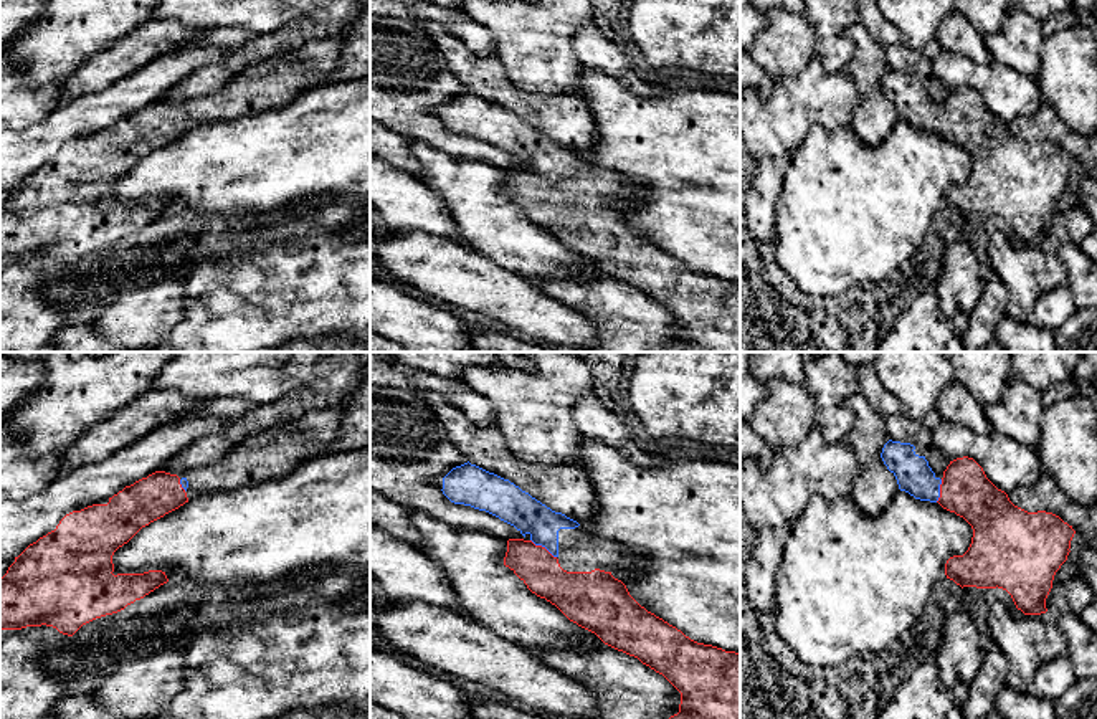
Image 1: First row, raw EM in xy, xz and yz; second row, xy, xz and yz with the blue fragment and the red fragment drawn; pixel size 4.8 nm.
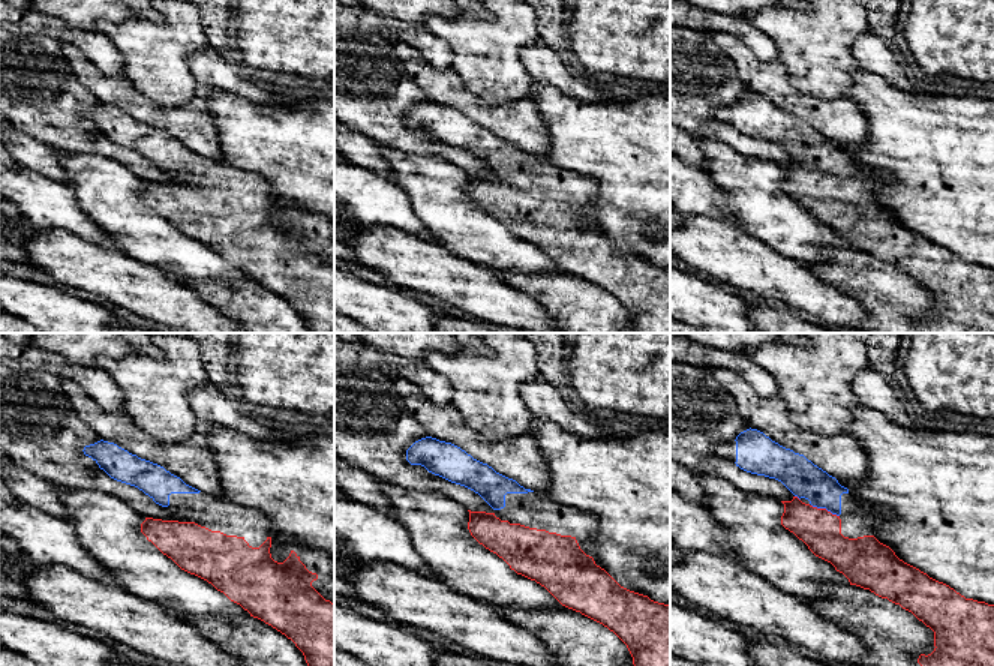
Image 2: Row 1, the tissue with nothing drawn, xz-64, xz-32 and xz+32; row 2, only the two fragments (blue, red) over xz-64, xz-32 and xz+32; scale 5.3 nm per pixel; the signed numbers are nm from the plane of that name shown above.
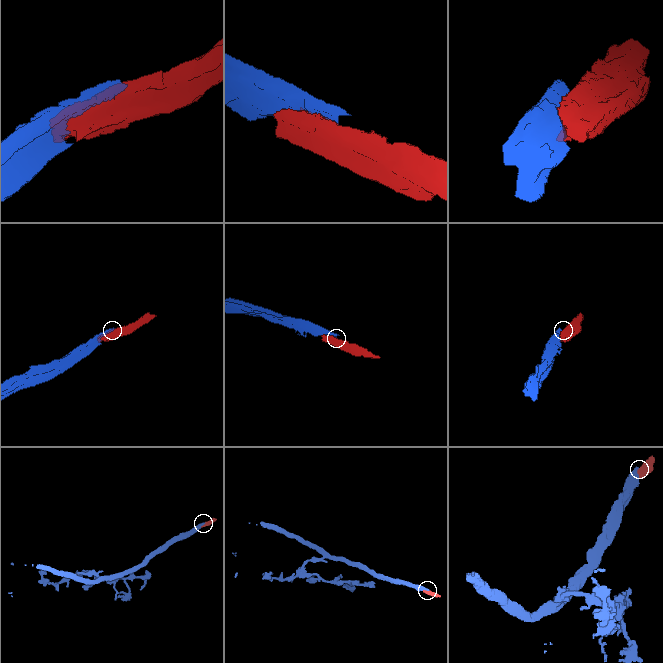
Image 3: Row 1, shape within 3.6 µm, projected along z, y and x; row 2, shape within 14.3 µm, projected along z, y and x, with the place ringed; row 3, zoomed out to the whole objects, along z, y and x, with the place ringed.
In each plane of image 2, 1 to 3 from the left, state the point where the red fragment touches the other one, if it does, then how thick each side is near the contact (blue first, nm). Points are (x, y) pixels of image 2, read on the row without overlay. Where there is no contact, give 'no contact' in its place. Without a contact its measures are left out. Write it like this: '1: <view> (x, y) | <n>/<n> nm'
1: no contact
2: no contact
3: xz+32 (825, 171) | 200/220 nm

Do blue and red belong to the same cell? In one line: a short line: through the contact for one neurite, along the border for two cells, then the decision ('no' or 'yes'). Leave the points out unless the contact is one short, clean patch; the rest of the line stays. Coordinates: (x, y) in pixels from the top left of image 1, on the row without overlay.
yes

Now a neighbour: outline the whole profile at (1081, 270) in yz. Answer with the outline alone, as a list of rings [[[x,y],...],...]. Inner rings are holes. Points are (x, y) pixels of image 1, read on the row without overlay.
[[[1077,243],[1059,245],[1056,253],[1067,269],[1067,286],[1076,307],[1097,307],[1097,263]]]

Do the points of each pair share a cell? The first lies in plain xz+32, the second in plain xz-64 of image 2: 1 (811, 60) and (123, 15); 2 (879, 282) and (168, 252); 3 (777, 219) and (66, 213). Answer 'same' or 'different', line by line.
1: different
2: different
3: different

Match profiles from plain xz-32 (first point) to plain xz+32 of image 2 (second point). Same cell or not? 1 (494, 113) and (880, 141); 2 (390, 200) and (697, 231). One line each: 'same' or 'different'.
1: different
2: different

